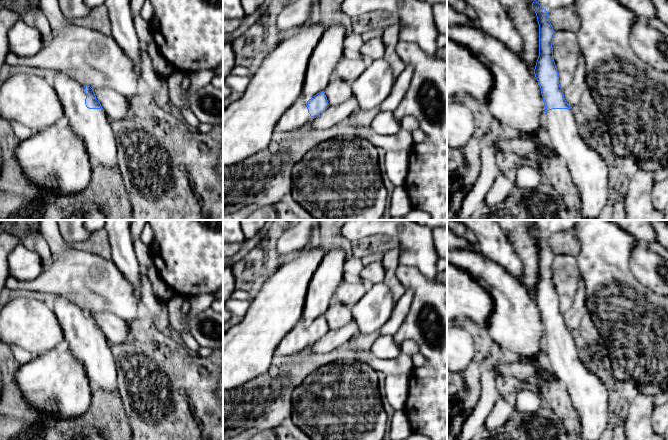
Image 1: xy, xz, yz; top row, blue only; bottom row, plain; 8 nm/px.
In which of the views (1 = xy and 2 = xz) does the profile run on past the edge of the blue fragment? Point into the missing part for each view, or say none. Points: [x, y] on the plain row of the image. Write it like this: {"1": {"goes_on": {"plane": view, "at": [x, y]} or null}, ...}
{"1": {"goes_on": {"plane": "xy", "at": [93, 350]}}, "2": {"goes_on": {"plane": "xz", "at": [296, 340]}}}

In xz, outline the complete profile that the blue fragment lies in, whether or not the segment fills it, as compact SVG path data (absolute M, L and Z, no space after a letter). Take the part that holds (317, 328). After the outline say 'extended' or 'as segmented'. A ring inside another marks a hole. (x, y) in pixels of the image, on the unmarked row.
M322 315L307 324L300 320L279 343L276 355L292 355L301 353L303 350L322 338L329 331L325 317Z | extended

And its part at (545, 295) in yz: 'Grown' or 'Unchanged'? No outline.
Grown

